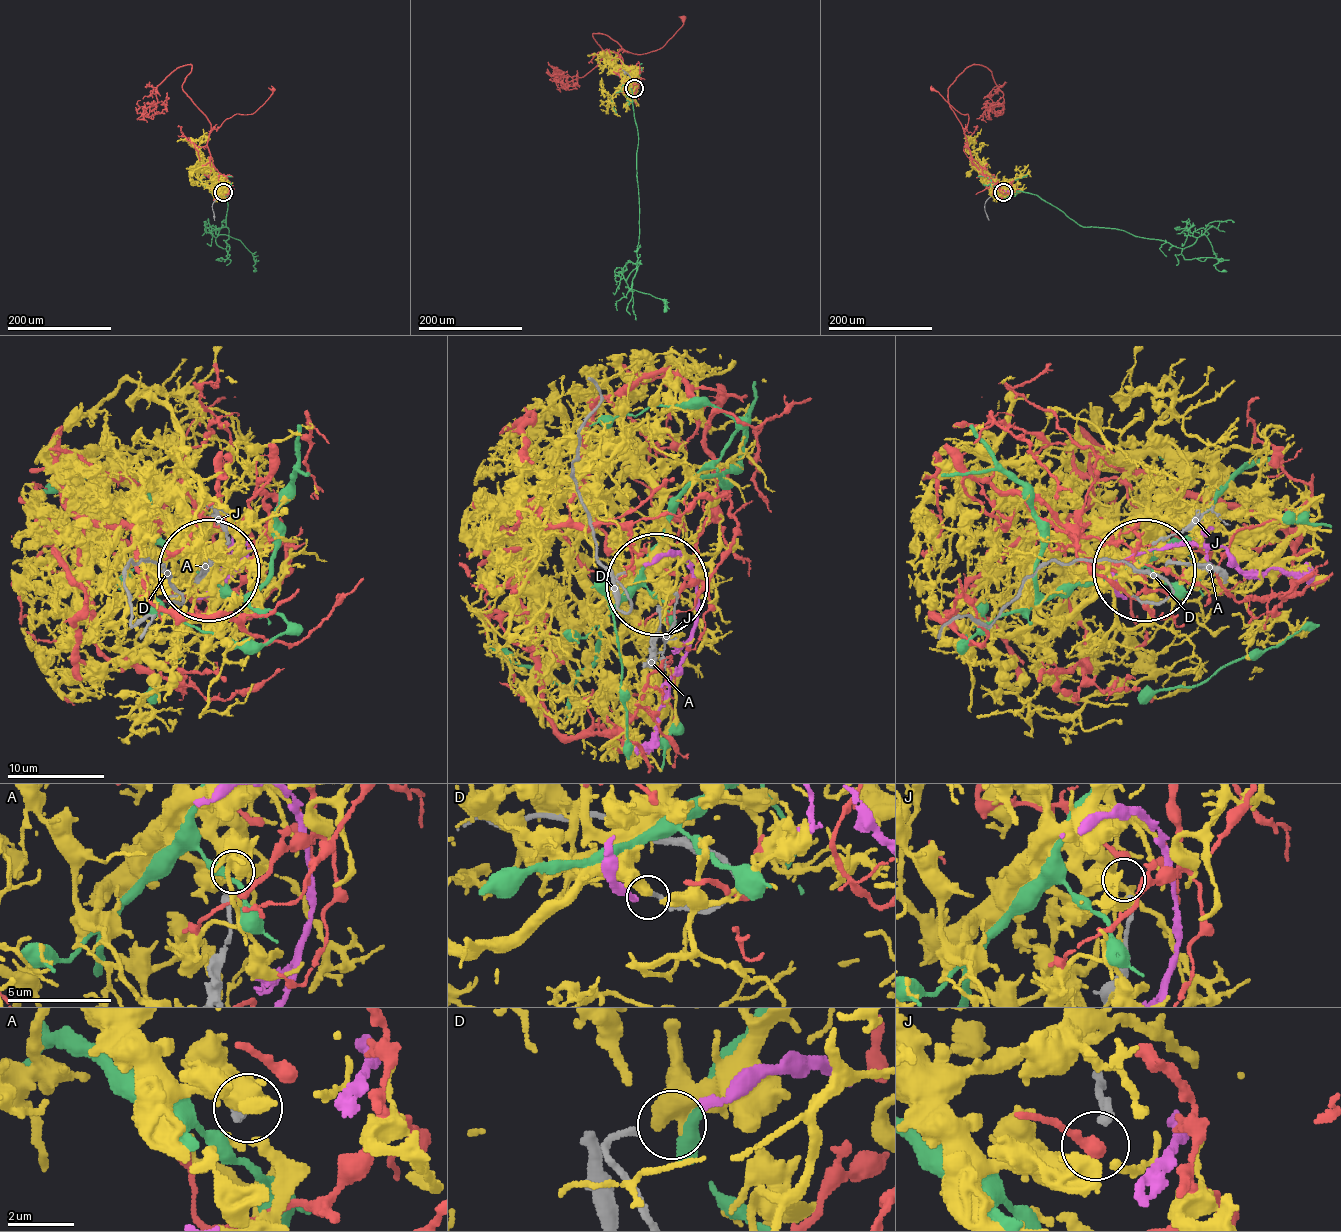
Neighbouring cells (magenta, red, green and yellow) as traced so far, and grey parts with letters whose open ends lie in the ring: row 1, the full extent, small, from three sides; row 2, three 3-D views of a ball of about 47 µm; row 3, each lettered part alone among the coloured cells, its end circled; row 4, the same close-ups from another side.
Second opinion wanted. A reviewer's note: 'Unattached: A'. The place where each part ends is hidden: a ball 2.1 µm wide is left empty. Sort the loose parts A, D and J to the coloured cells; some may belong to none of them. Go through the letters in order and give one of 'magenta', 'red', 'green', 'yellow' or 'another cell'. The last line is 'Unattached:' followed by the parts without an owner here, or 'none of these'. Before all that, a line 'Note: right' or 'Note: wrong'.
Note: right
A: another cell
D: magenta
J: red
Unattached: A

